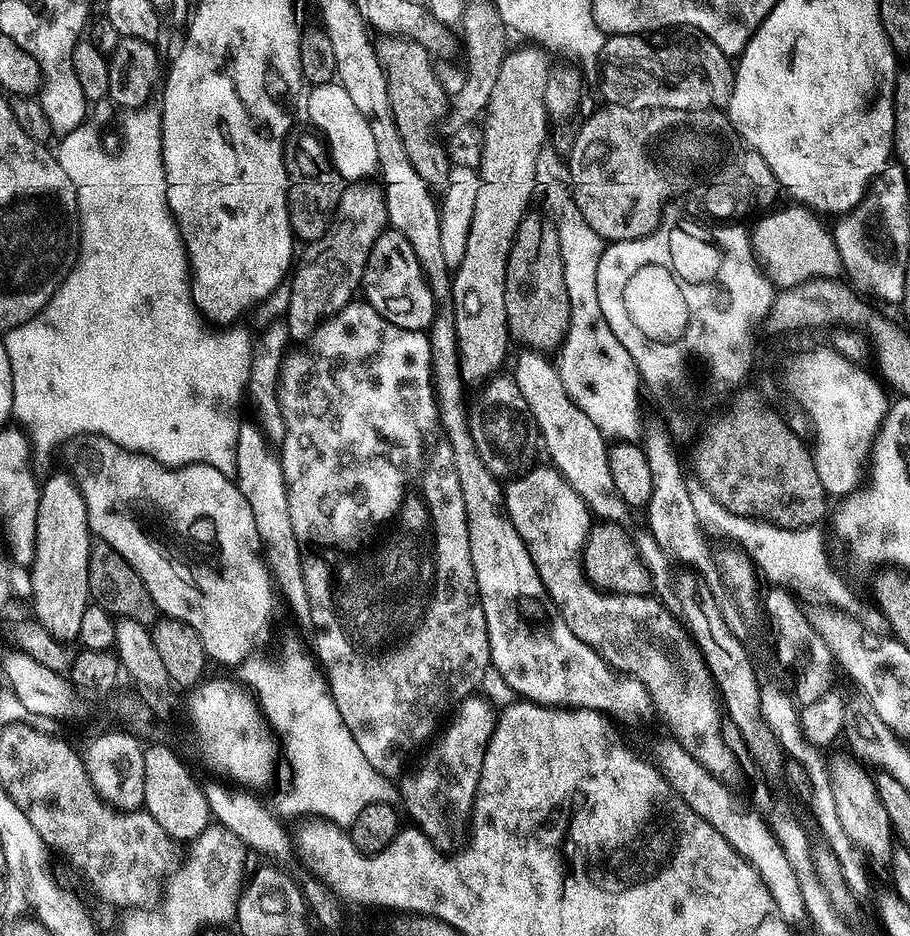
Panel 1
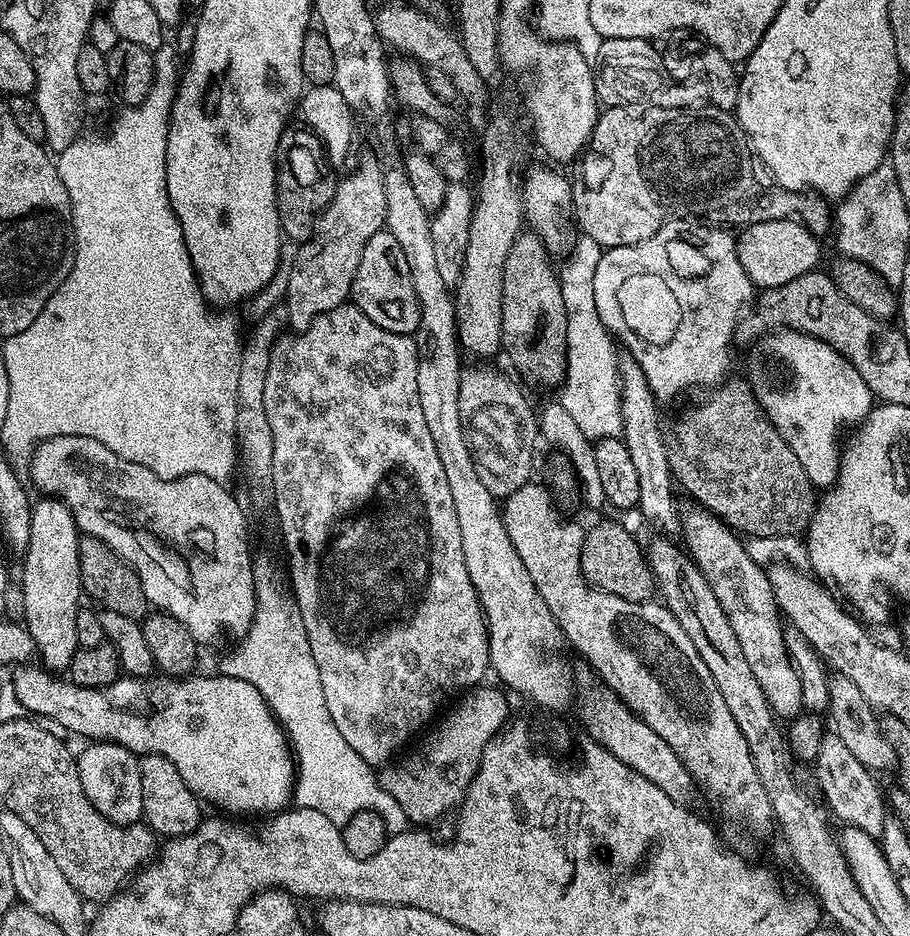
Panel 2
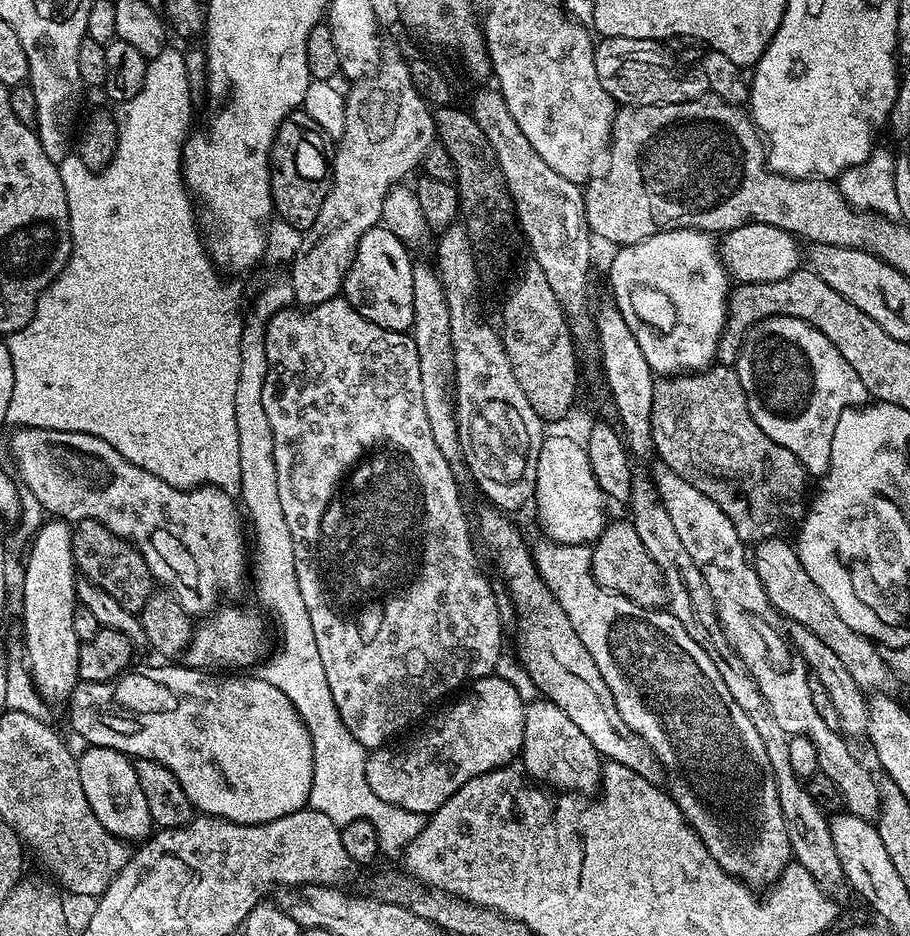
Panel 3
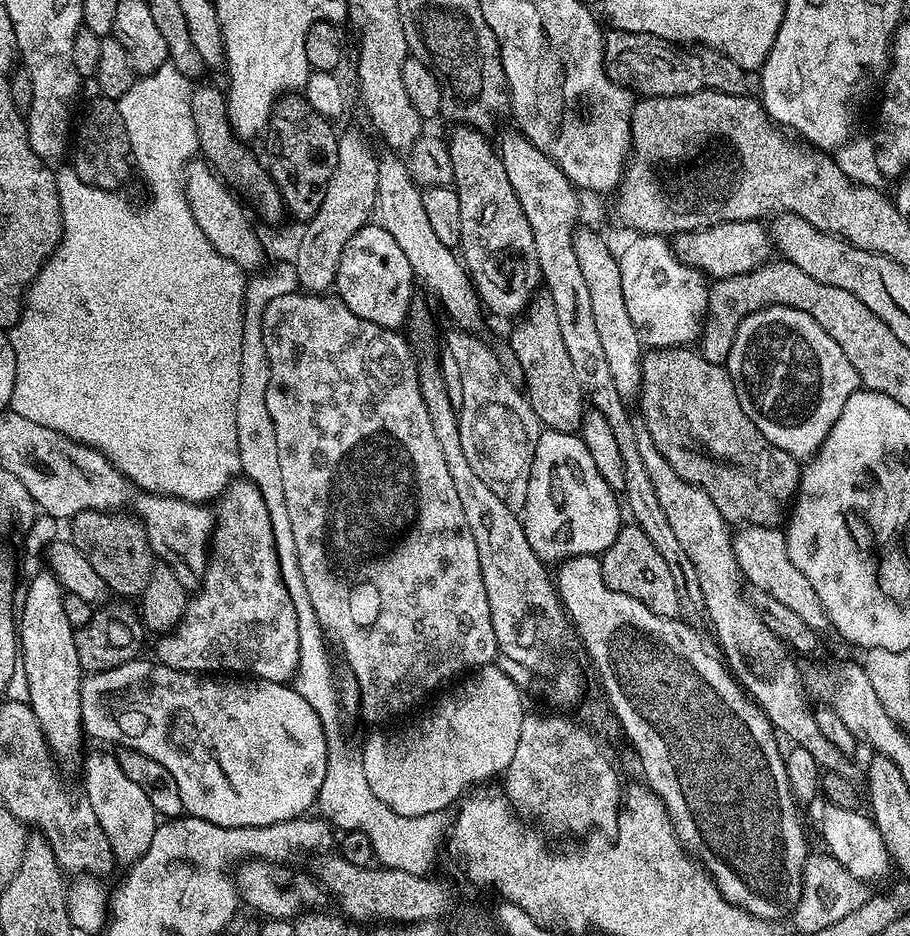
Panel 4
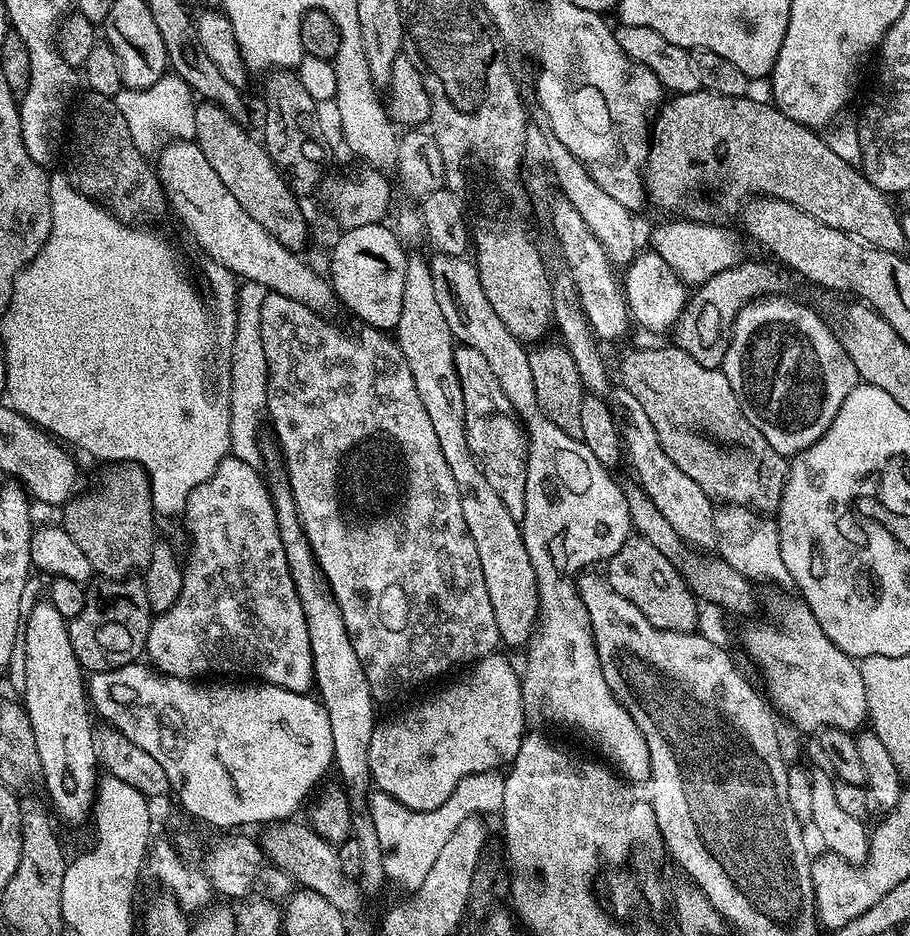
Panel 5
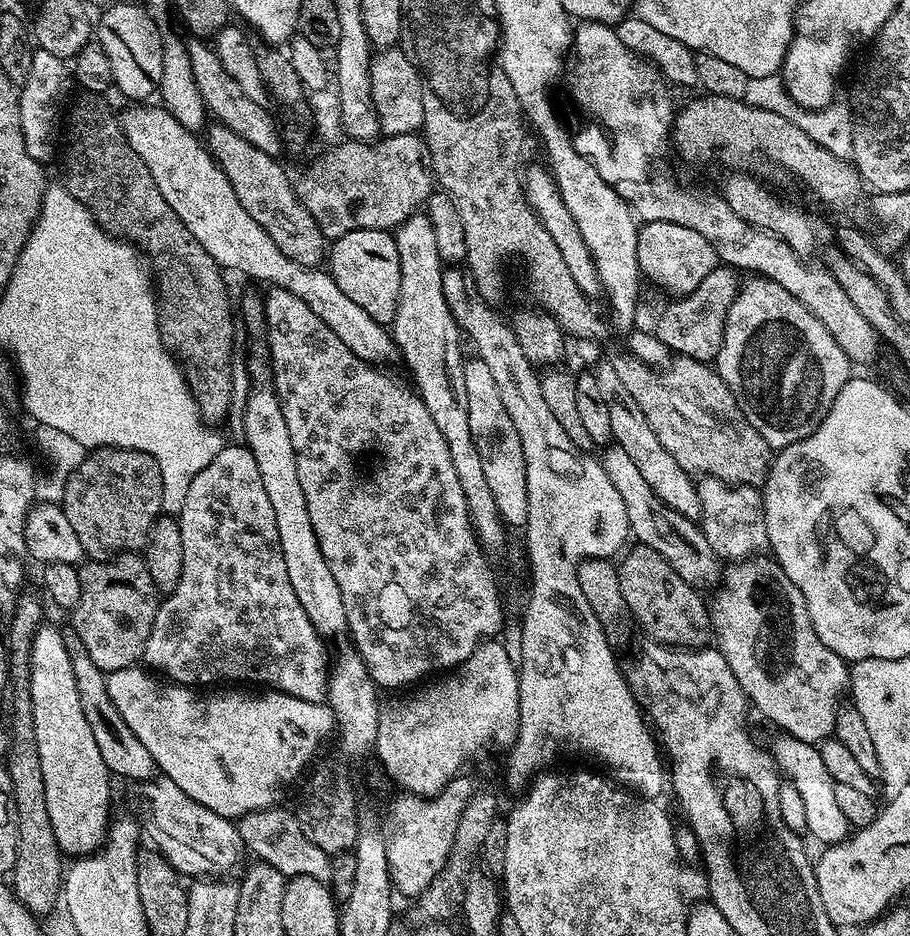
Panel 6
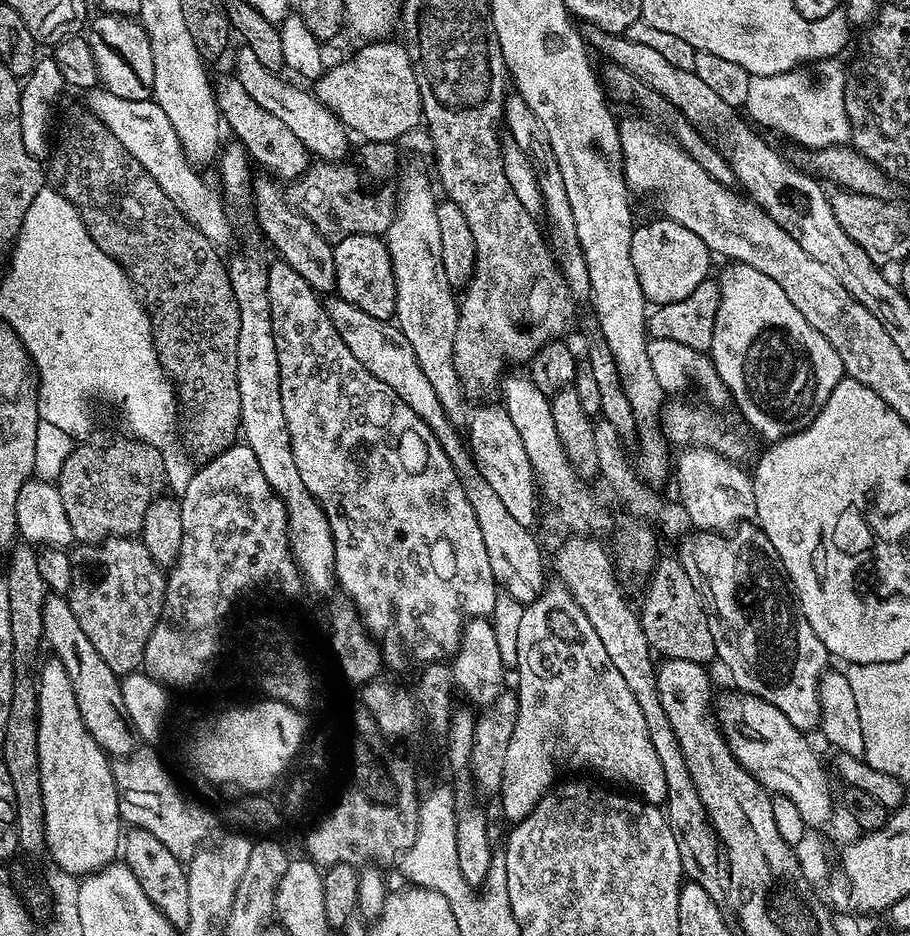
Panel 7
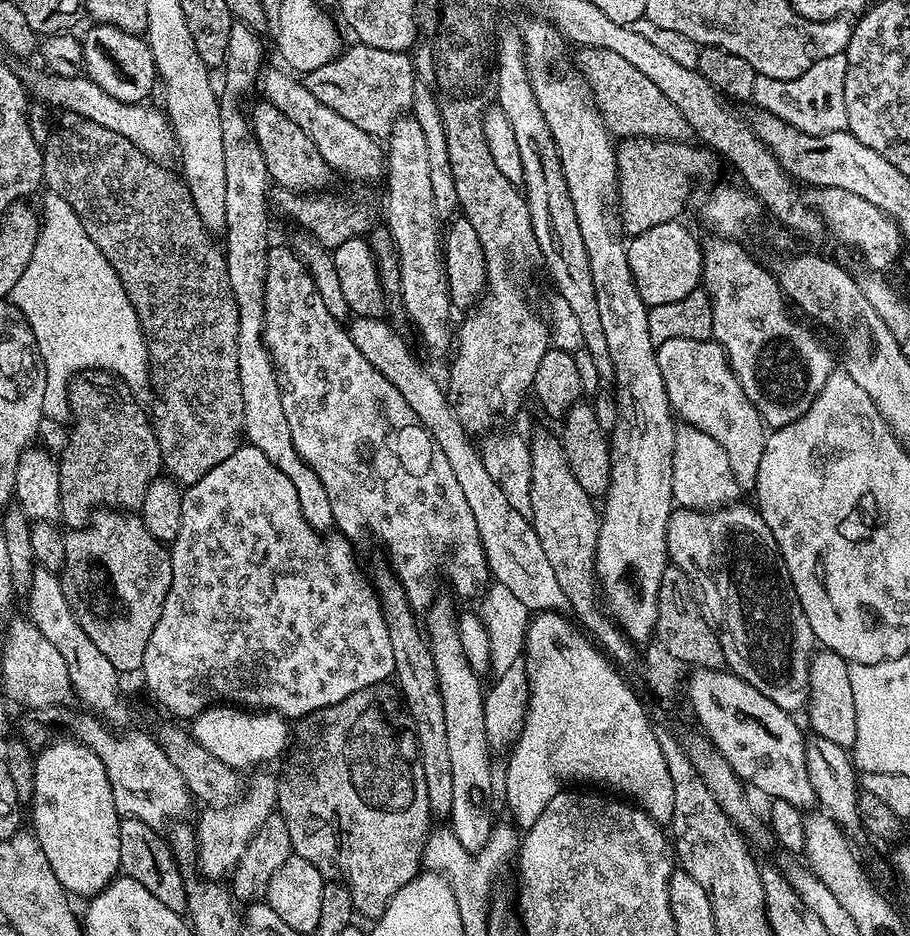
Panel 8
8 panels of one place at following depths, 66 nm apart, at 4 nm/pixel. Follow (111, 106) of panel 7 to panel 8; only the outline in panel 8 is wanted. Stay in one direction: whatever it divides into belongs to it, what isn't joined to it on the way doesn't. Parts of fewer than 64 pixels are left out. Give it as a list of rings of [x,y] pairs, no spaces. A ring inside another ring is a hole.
[[[28,68],[22,72],[22,79],[26,85],[27,91],[33,97],[38,98],[39,103],[47,106],[49,109],[65,108],[65,113],[73,116],[85,116],[90,118],[90,122],[98,122],[98,126],[106,126],[106,130],[114,130],[114,134],[122,134],[122,138],[130,138],[130,142],[134,142],[134,146],[138,146],[138,150],[142,150],[142,154],[146,154],[152,160],[157,162],[168,162],[173,159],[174,153],[177,151],[176,135],[172,133],[172,126],[168,123],[167,115],[159,107],[151,108],[151,103],[143,104],[127,104],[126,102],[118,102],[116,98],[110,98],[110,94],[106,94],[104,90],[95,82],[88,79],[87,75],[81,74],[74,78],[62,78],[54,76],[47,70],[39,70]]]

